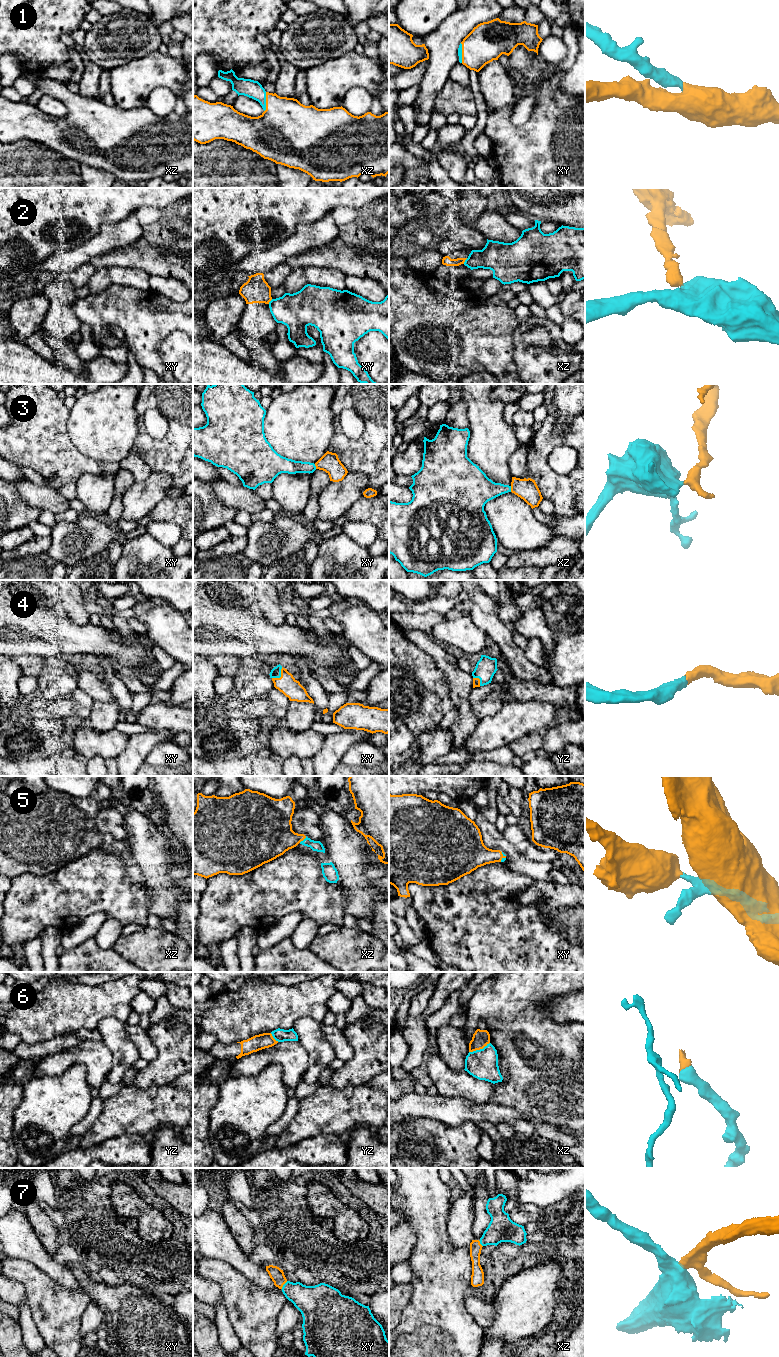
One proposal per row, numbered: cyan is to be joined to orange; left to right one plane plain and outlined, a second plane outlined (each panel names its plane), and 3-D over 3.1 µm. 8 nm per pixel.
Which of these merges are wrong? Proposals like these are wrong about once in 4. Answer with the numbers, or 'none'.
2, 3

